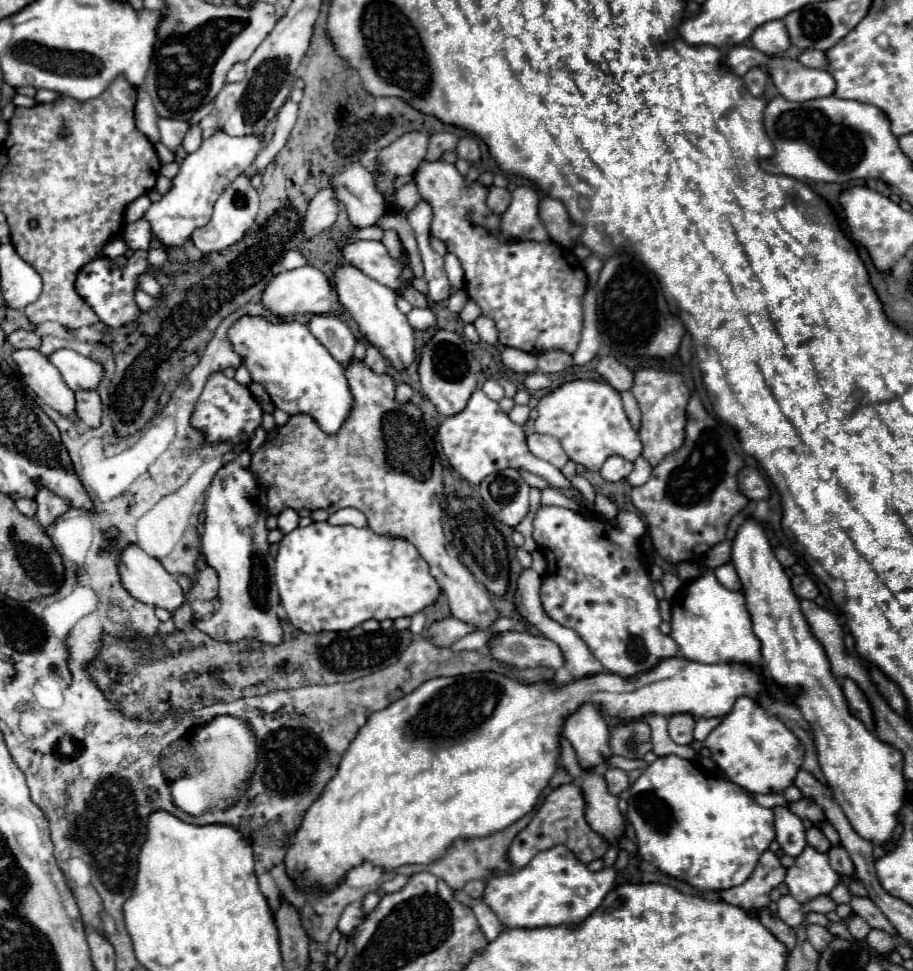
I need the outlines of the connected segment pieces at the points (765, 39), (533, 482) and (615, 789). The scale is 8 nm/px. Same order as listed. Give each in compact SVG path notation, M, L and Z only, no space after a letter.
M770 20L762 26L758 26L750 36L754 48L764 52L766 56L778 56L790 46L788 30L782 20Z
M520 470L520 474L522 474L522 478L524 478L524 482L528 484L528 486L532 486L532 488L538 488L538 490L544 490L544 488L548 488L550 484L544 480L544 478L540 478L540 476L536 476L536 474L532 474L532 472L528 472L528 470Z
M608 768L604 780L606 780L606 784L608 784L608 790L610 790L612 794L616 794L616 796L630 788L628 774L626 774L624 770L620 770L620 768Z

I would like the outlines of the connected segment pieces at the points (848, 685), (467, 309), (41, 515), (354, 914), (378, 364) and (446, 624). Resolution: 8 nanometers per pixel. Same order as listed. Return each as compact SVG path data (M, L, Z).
M850 678L844 680L842 690L844 690L844 696L846 696L846 700L848 700L850 712L852 712L868 730L874 730L874 714L872 714L872 708L870 708L870 704L868 704L866 696L862 694L862 690L860 690Z
M470 300L470 302L464 306L464 310L460 312L460 318L462 318L462 322L466 322L466 324L468 324L468 322L474 322L480 314L482 314L482 312L480 312L480 308Z
M38 486L38 492L36 492L34 500L38 504L36 518L42 524L42 528L52 524L60 514L64 514L68 510L68 502L64 498L56 496L52 490L48 490L44 486Z
M350 904L350 906L346 906L344 908L344 912L342 912L342 916L340 916L340 922L338 922L338 930L342 932L342 934L350 934L358 924L360 924L360 920L364 918L364 912L358 908L358 906L354 906L354 904Z
M368 344L364 362L366 362L374 372L386 372L386 360L384 360L384 356L380 354L380 350L378 350L376 346L372 346L372 344Z
M446 618L446 620L440 620L440 622L434 622L430 626L430 640L432 644L436 646L452 646L456 640L460 640L462 636L474 632L476 628L462 622L462 620L456 620L456 618Z

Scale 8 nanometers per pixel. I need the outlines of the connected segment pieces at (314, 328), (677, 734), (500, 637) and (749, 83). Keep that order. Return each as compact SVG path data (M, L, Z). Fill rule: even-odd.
M314 314L308 322L308 328L342 366L346 366L352 360L356 338L346 322L334 316Z
M676 714L668 718L668 734L676 744L690 744L694 740L694 718Z
M502 632L488 642L488 654L496 660L510 662L524 668L548 666L560 668L564 664L560 648L544 638L530 632Z
M750 68L750 70L742 76L742 80L746 82L746 88L750 90L752 96L756 96L756 98L762 98L762 96L764 96L768 76L764 74L762 68Z

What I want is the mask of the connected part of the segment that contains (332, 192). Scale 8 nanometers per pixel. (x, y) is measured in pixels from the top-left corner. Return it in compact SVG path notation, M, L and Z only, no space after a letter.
M326 186L322 188L310 202L306 222L304 222L304 238L312 238L314 234L332 226L338 218L340 202L336 200L336 188Z

